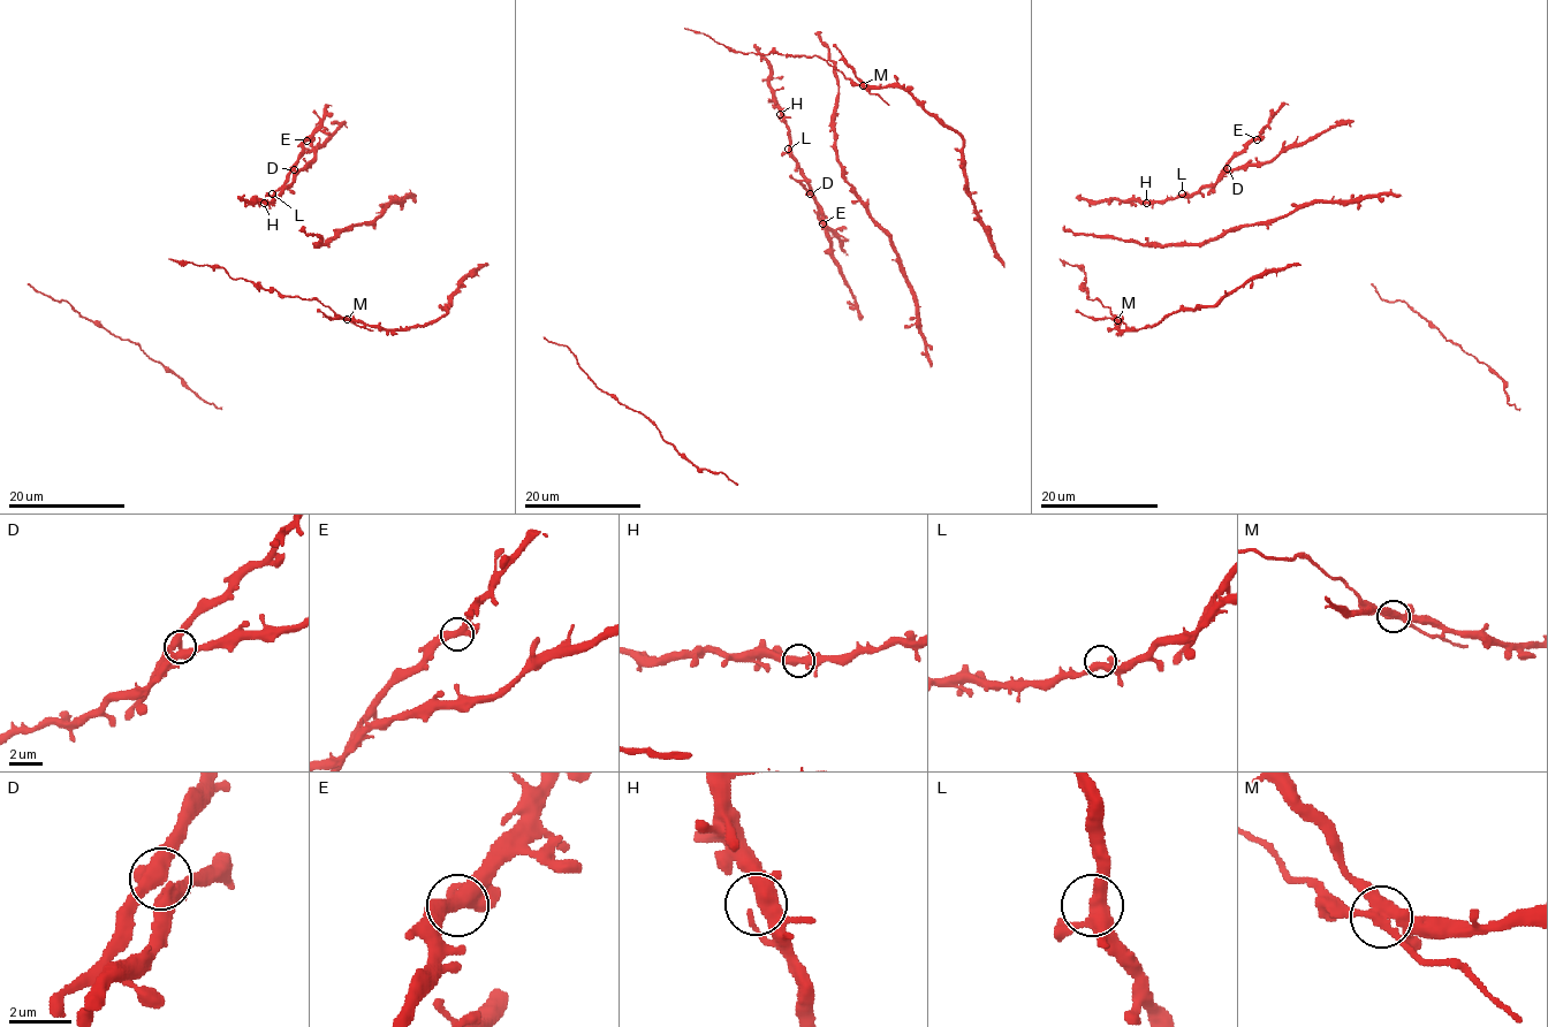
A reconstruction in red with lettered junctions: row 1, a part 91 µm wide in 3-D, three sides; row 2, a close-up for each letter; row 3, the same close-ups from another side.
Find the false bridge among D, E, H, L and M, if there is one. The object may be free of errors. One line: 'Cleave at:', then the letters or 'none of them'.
Cleave at: M

